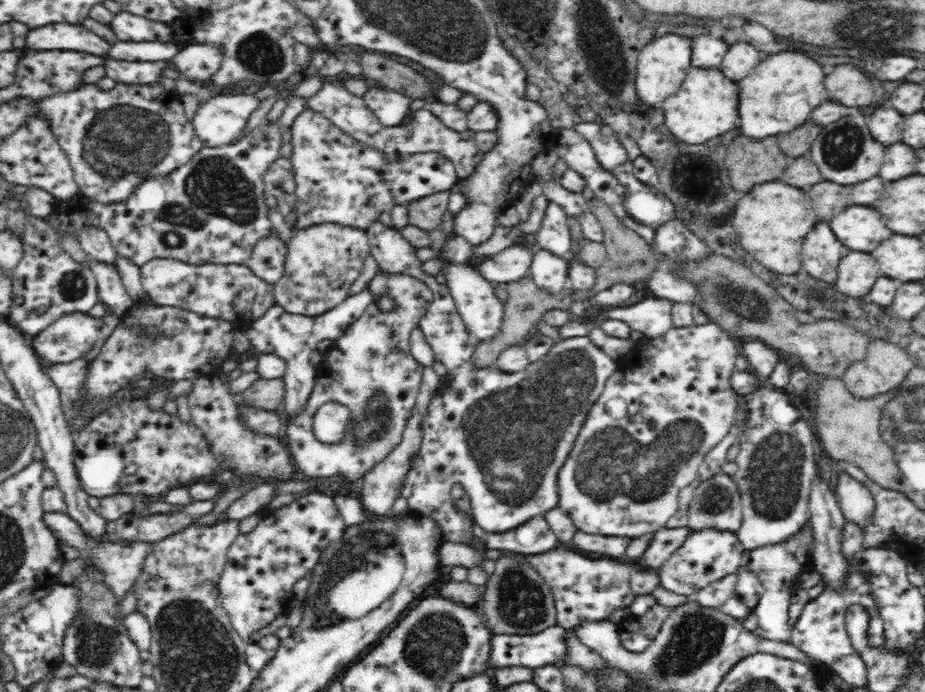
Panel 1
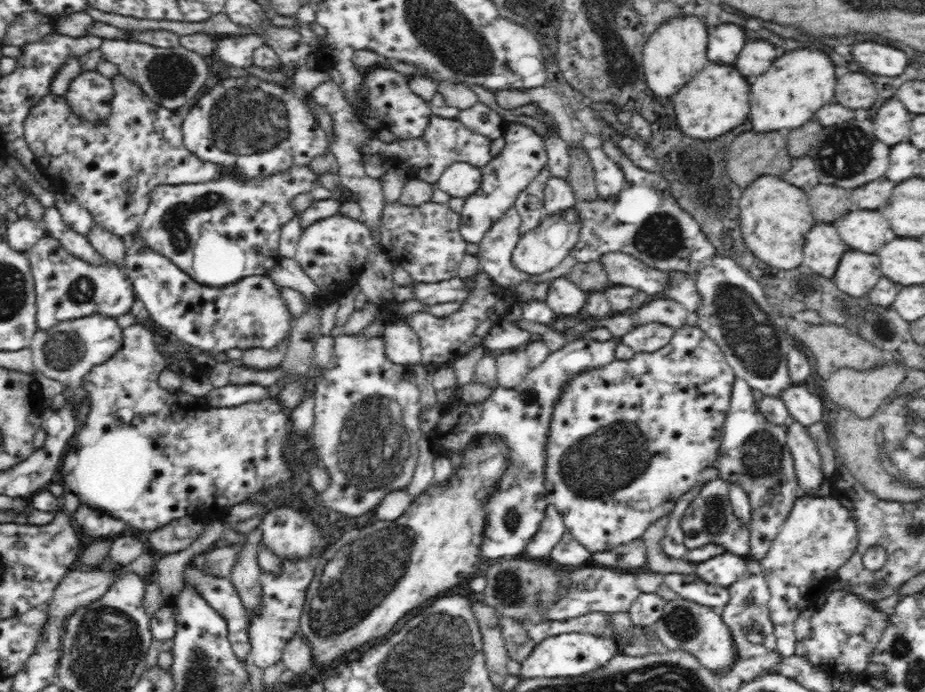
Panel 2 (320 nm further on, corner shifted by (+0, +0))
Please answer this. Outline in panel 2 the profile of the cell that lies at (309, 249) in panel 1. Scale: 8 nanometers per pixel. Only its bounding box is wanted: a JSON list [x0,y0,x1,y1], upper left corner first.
[294,212,372,308]

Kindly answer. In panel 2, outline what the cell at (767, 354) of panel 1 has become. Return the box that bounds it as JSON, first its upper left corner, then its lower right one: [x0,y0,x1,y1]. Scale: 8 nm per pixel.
[781,384,822,427]

